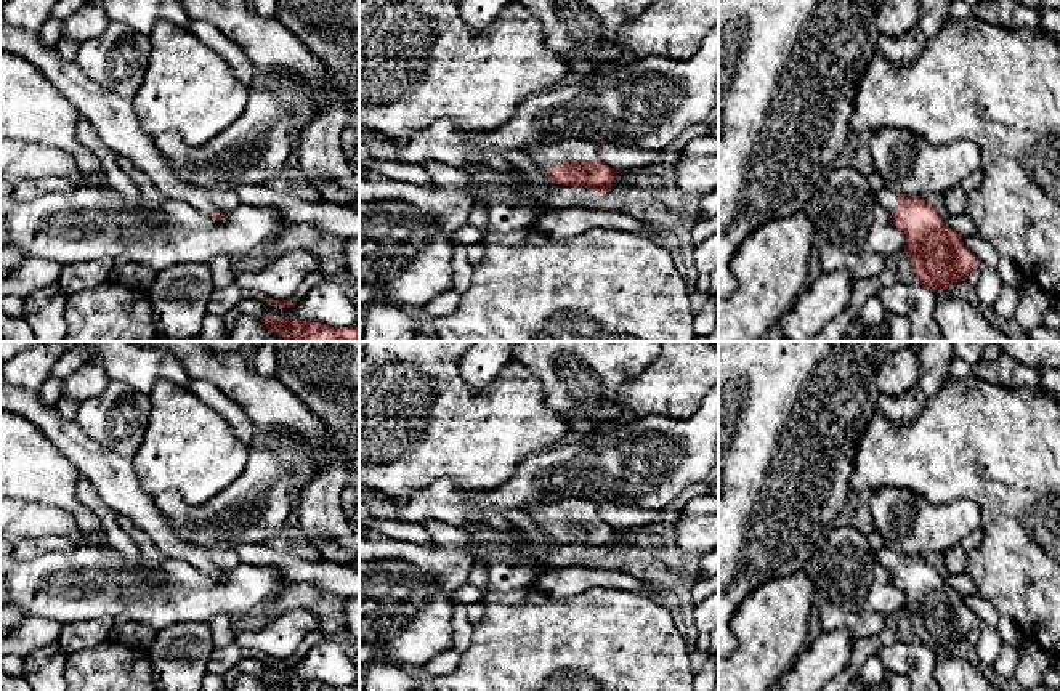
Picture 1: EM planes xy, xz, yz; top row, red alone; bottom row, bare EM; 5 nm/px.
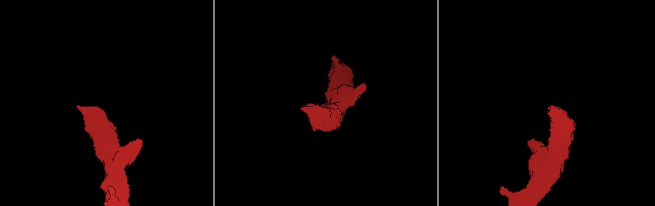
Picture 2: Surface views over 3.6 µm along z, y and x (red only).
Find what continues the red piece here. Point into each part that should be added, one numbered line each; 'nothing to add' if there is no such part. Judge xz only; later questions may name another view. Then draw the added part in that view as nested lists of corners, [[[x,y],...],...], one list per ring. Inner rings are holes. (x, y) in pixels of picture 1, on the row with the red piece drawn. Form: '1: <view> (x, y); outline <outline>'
1: xz (546, 153); outline [[[542,139],[523,149],[534,165],[547,168],[560,162],[595,162],[598,149],[589,141],[579,139]]]

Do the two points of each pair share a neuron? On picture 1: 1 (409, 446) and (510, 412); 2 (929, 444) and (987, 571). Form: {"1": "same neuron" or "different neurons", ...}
{"1": "same neuron", "2": "same neuron"}

